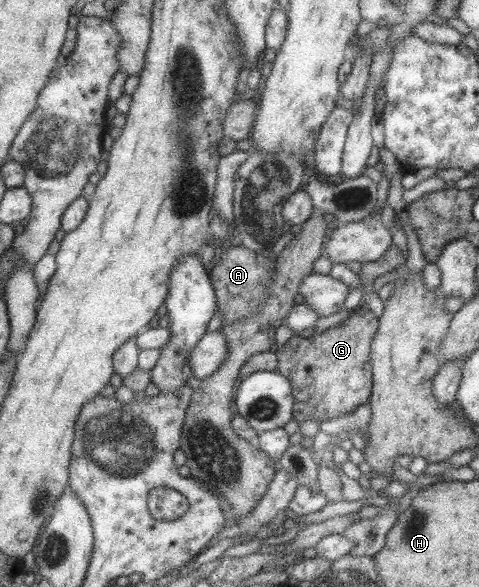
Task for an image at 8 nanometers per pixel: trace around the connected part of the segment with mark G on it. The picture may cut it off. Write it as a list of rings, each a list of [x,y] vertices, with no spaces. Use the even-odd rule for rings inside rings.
[[[359,300],[358,306],[351,310],[348,318],[343,322],[317,334],[314,333],[309,338],[300,337],[294,333],[282,345],[275,347],[276,371],[287,377],[291,385],[292,418],[298,425],[306,420],[314,420],[314,422],[320,423],[342,415],[352,414],[358,406],[369,402],[371,395],[369,345],[378,324],[378,318],[368,310],[368,306],[363,301]]]

